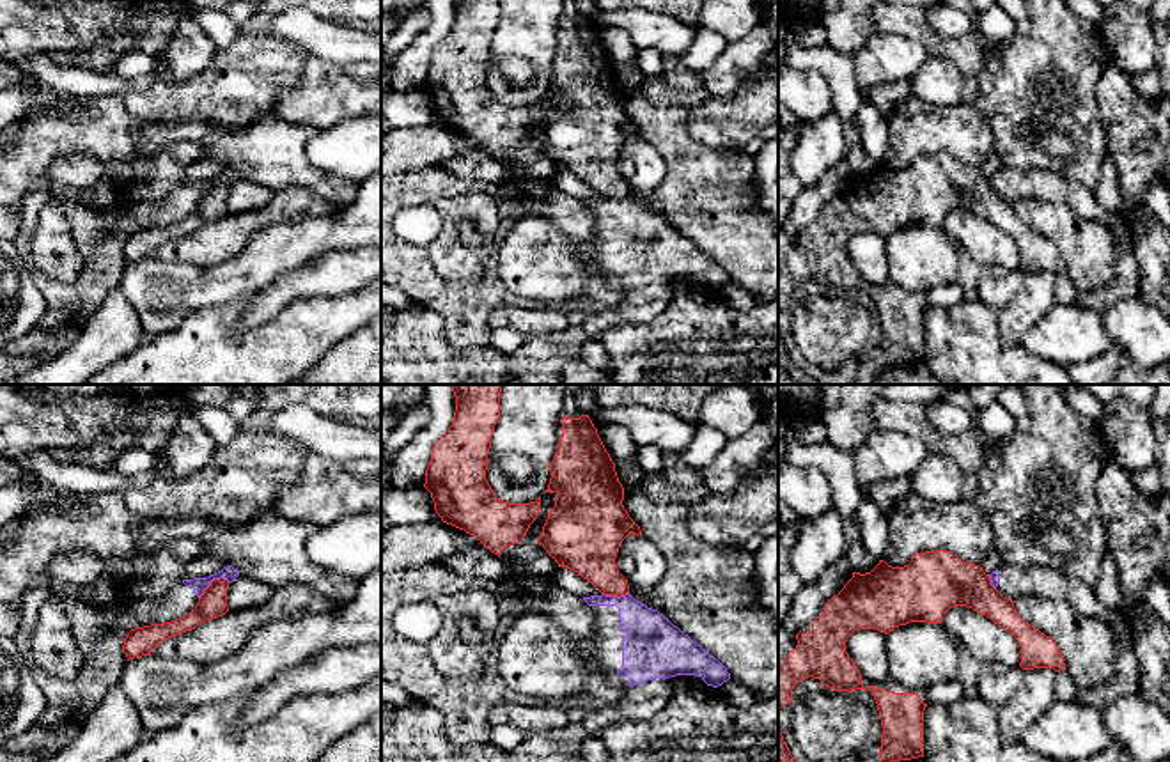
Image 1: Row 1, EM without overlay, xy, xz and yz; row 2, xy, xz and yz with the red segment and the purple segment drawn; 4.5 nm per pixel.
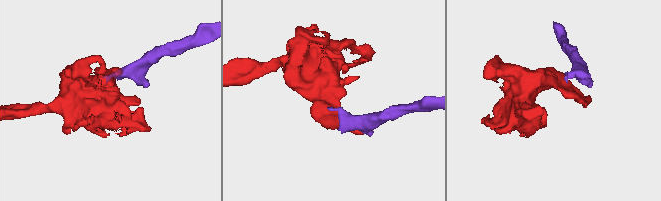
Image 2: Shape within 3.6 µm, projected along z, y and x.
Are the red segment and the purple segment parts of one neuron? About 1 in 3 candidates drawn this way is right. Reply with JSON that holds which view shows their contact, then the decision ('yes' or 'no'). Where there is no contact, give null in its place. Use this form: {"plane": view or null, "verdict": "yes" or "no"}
{"plane": "xy", "verdict": "no"}

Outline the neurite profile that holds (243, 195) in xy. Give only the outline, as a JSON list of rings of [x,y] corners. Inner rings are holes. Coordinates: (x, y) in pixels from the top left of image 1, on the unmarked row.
[[[239,177],[227,193],[227,209],[232,214],[264,207],[275,191],[254,181]]]

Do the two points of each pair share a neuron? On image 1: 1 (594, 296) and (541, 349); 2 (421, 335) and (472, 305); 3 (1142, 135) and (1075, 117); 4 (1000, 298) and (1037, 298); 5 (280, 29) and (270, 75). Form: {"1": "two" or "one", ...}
{"1": "two", "2": "two", "3": "two", "4": "two", "5": "two"}

